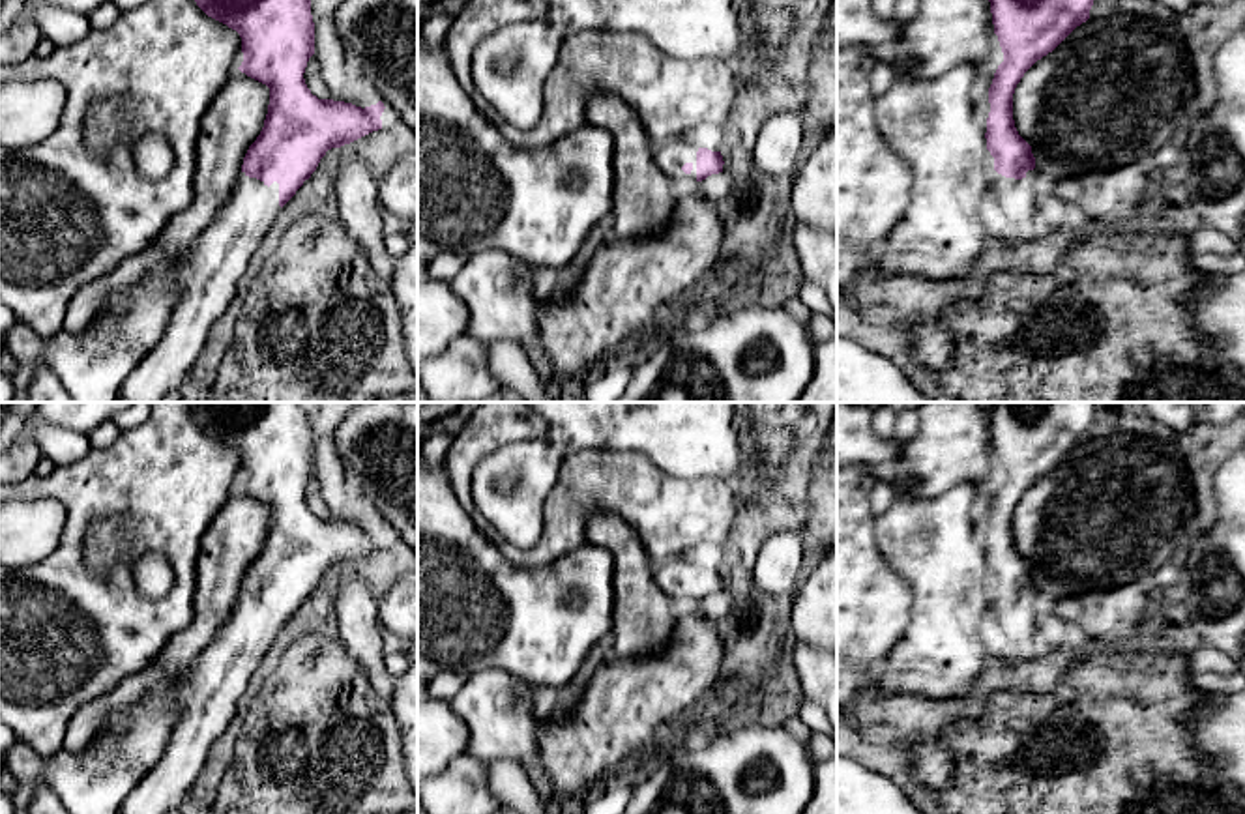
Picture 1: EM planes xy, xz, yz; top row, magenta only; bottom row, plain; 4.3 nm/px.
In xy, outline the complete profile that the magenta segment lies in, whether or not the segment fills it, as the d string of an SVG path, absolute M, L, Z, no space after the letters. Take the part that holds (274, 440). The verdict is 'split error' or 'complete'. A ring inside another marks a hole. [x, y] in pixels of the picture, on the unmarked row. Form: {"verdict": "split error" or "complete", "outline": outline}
{"verdict": "split error", "outline": "M193 402L193 417L208 436L240 453L243 481L238 488L270 507L270 524L264 546L243 576L236 608L189 668L185 711L165 756L122 803L118 814L168 814L185 801L281 627L311 597L328 569L382 548L382 520L361 528L318 518L307 507L303 492L315 473L315 442L311 419L298 402Z"}

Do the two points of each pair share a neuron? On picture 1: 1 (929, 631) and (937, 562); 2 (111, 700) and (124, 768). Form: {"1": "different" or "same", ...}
{"1": "same", "2": "different"}

